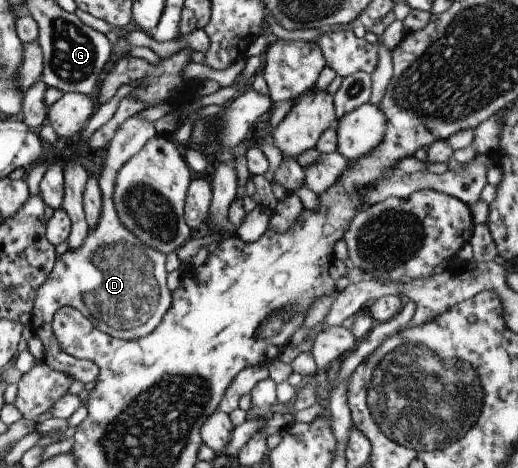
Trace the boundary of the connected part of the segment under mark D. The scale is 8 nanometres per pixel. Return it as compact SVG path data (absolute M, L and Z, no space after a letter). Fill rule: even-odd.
M137 114L128 117L118 127L114 139L107 146L106 160L101 165L98 178L102 192L102 213L98 225L89 229L84 243L76 251L68 249L57 257L52 273L42 282L35 297L29 326L44 345L43 363L80 383L98 380L100 369L94 361L72 357L61 349L52 330L53 315L57 310L72 306L81 311L96 329L110 337L132 340L152 333L170 309L172 296L166 285L168 255L144 245L132 231L128 231L128 227L122 225L112 197L116 175L124 162L136 155L155 134L154 122L146 121Z

